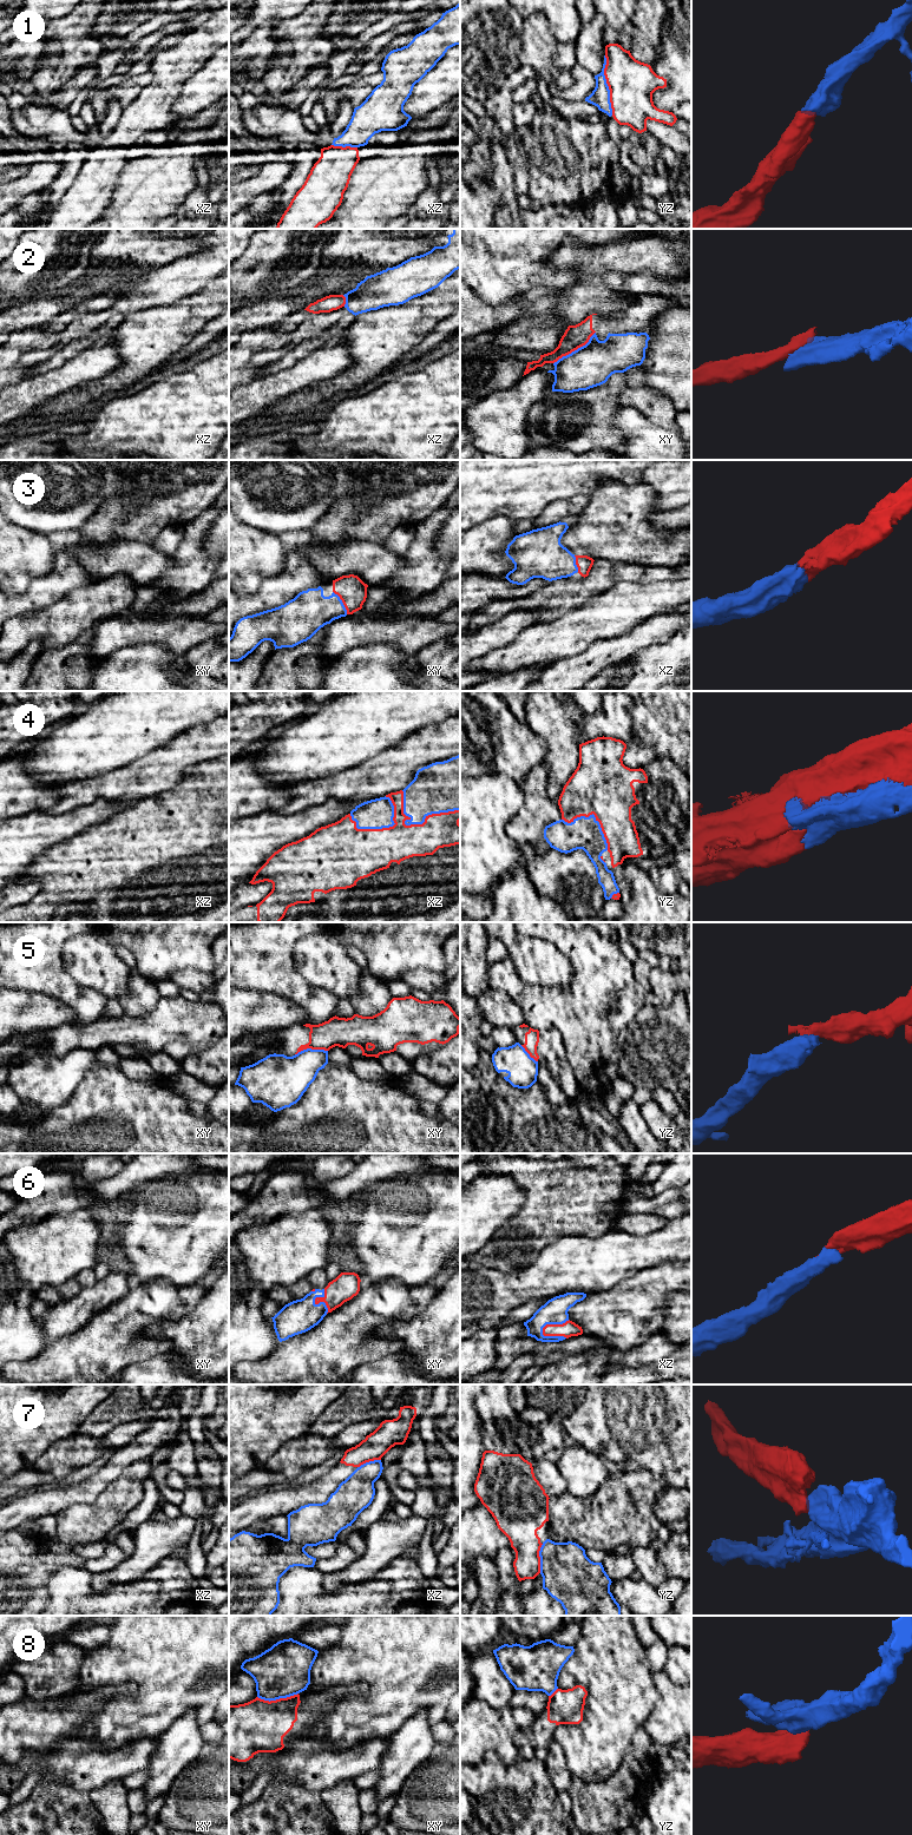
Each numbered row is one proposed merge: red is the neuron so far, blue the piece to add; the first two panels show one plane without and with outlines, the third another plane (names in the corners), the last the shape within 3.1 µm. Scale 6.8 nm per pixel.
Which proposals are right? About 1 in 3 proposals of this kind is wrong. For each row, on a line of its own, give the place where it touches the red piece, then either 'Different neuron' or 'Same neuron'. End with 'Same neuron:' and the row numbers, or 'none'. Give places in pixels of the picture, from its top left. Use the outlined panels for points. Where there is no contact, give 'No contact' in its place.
1: Touches red at yz (608, 85). Same neuron
2: Touches red at xy (575, 349). Different neuron
3: Touches red at xy (342, 602). Same neuron
4: Touches red at xz (417, 824). Same neuron
5: Touches red at xy (310, 1047). Different neuron
6: Touches red at xz (552, 1324). Same neuron
7: Touches red at yz (539, 1558). Different neuron
8: Touches red at xy (277, 1699). Different neuron
Same neuron: 1, 3, 4, 6

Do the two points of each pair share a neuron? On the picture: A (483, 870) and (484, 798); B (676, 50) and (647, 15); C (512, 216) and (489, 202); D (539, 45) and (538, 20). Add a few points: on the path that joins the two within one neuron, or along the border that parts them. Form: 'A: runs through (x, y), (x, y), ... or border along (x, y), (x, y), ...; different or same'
A: runs through (483, 853), (483, 816); same
B: border along (667, 12), (663, 18), (661, 44), (656, 58); different
C: border along (491, 183), (499, 196), (496, 216); different
D: runs through (538, 39), (538, 26); same

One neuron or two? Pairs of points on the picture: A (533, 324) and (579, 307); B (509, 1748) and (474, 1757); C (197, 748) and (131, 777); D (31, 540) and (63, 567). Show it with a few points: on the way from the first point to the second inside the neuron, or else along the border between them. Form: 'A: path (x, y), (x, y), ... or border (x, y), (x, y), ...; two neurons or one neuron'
A: border (564, 289), (556, 314), (566, 327); two neurons
B: path (500, 1747), (485, 1747), (483, 1749); one neuron
C: path (181, 754), (161, 771), (148, 776); one neuron
D: border (56, 553), (53, 569), (46, 574), (33, 578); two neurons

